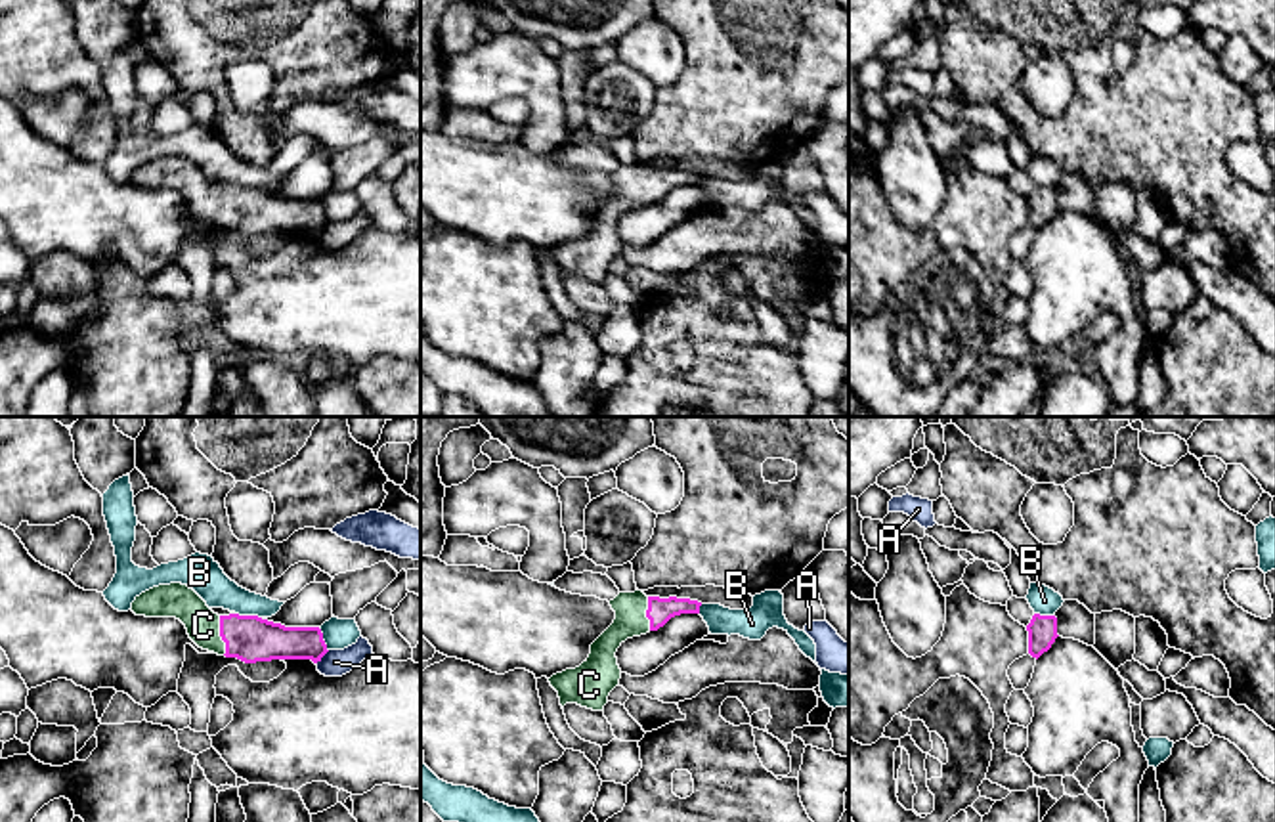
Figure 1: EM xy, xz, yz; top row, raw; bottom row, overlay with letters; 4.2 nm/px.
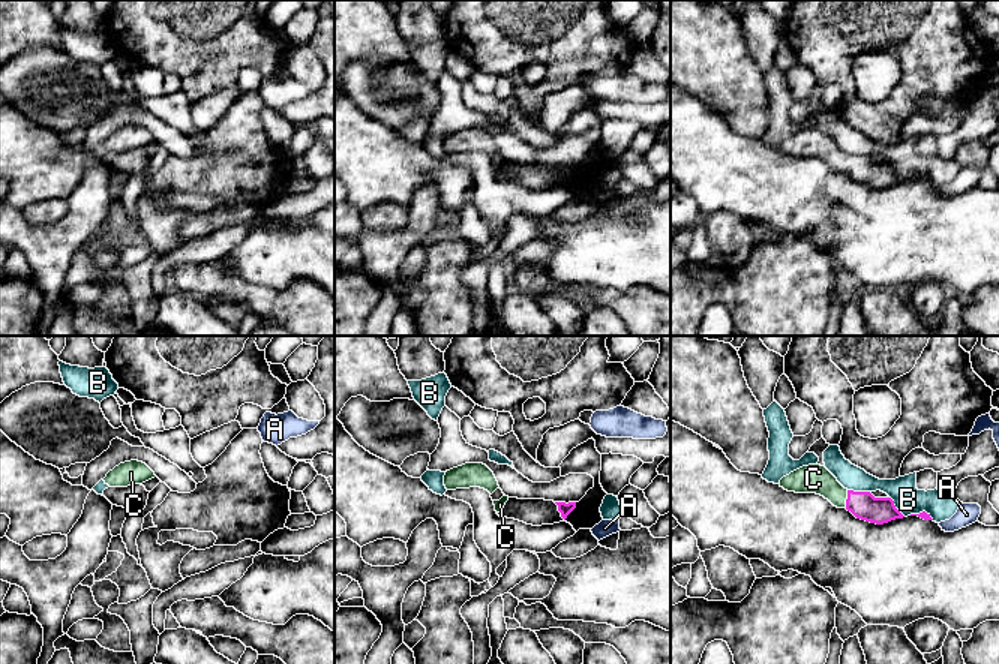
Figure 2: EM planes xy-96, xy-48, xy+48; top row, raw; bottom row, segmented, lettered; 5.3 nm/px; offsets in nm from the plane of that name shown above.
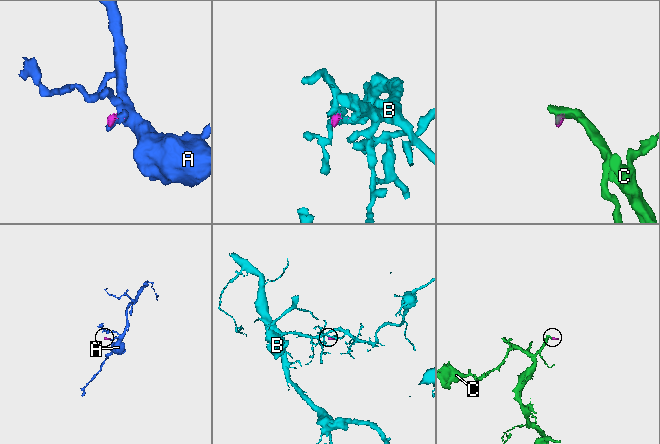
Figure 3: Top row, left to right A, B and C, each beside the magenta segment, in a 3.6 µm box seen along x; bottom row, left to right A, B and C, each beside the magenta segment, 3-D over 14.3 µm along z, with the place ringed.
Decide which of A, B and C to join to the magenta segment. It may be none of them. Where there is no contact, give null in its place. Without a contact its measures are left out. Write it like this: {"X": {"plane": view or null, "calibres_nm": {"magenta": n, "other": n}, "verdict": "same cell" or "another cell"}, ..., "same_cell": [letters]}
{"A": {"plane": "xy", "calibres_nm": {"magenta": 170, "other": 110}, "verdict": "another cell"}, "B": {"plane": "xy", "calibres_nm": {"magenta": 200, "other": 150}, "verdict": "another cell"}, "C": {"plane": "xy", "calibres_nm": {"magenta": 200, "other": 150}, "verdict": "same cell"}, "same_cell": ["C"]}

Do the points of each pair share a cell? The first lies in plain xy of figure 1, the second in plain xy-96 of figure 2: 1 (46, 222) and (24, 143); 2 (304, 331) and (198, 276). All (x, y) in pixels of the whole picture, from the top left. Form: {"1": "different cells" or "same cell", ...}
{"1": "same cell", "2": "different cells"}

